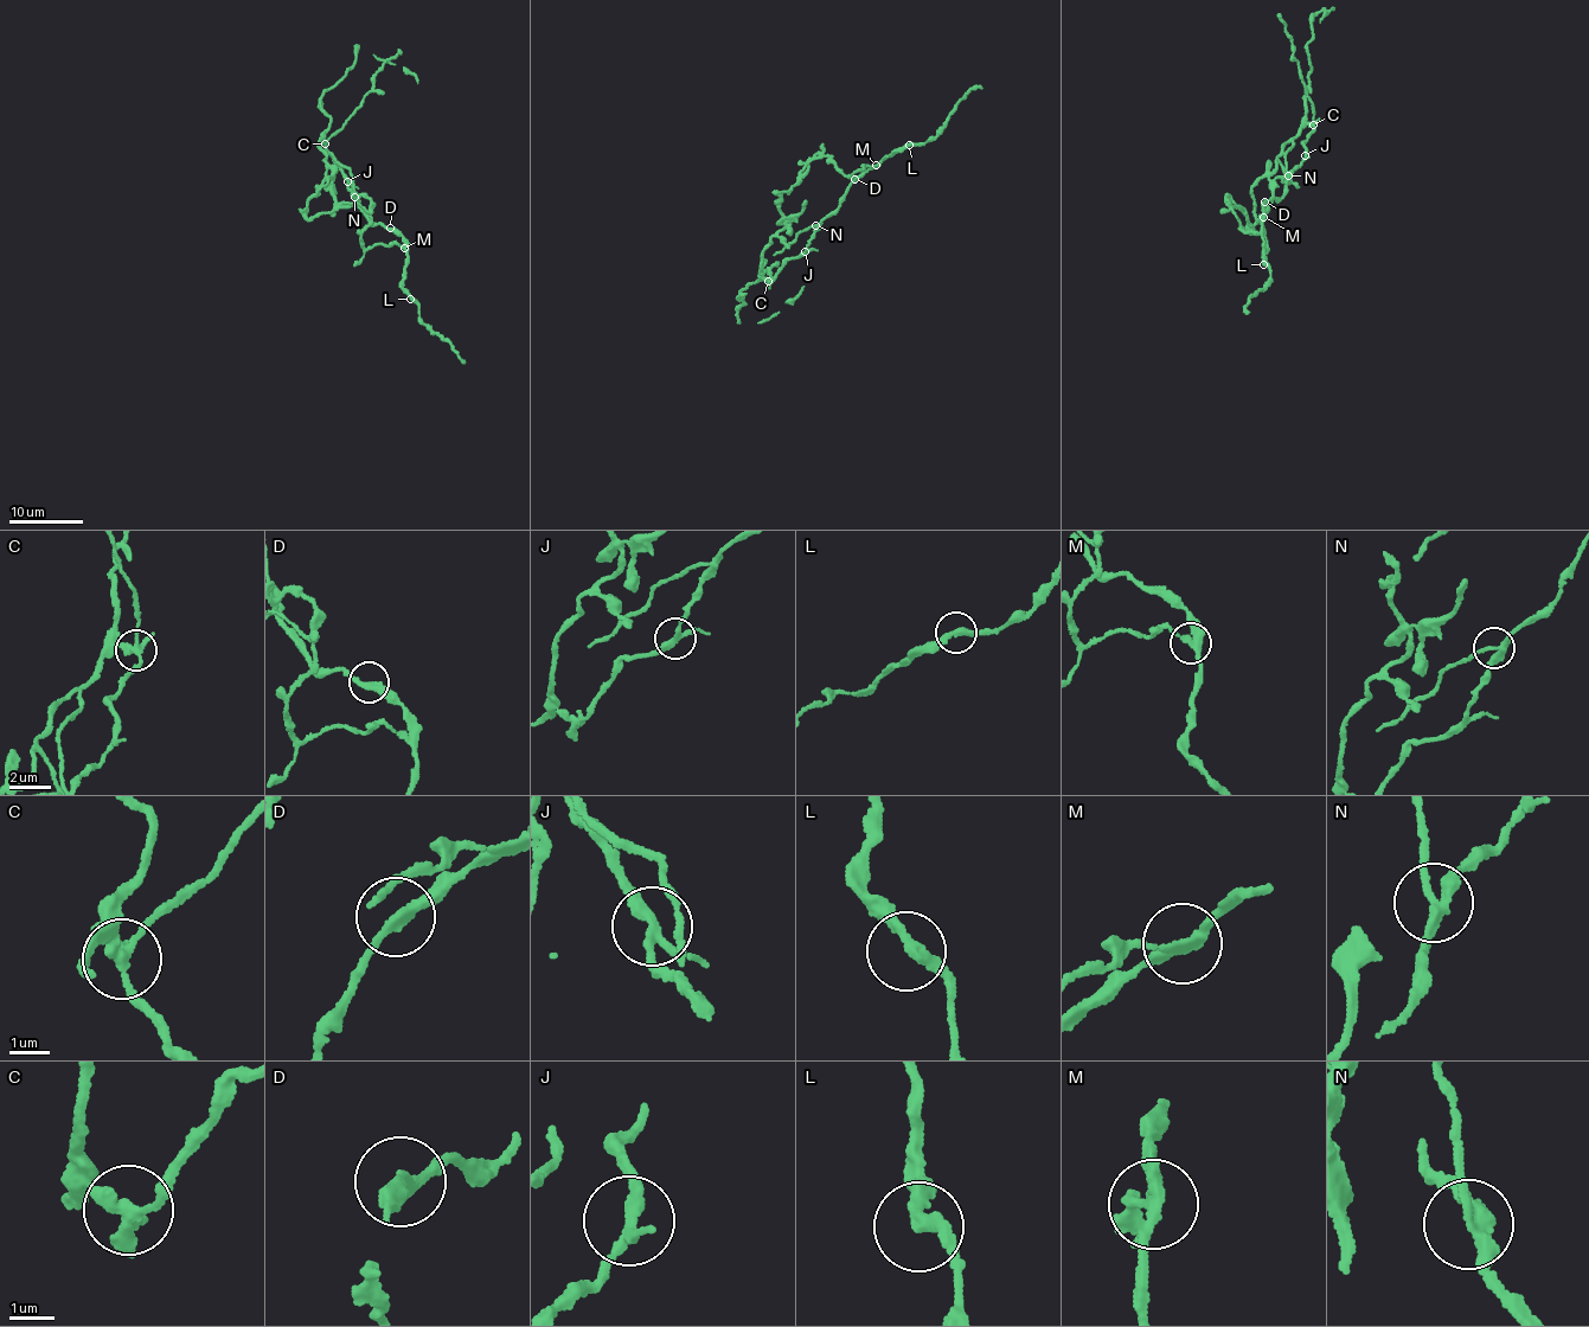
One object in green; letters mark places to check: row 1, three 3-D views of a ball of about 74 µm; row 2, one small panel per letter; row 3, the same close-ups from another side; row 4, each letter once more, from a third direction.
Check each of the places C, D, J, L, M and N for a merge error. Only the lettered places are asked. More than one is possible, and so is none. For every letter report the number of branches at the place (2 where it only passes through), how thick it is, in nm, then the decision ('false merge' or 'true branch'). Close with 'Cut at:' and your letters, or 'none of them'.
C: 3 | 280 nm | false merge
D: 2 | 280 nm | true branch
J: 3 | 240 nm | true branch
L: 2 | 240 nm | true branch
M: 3 | 260 nm | false merge
N: 3 | 240 nm | false merge
Cut at: C, M, N

